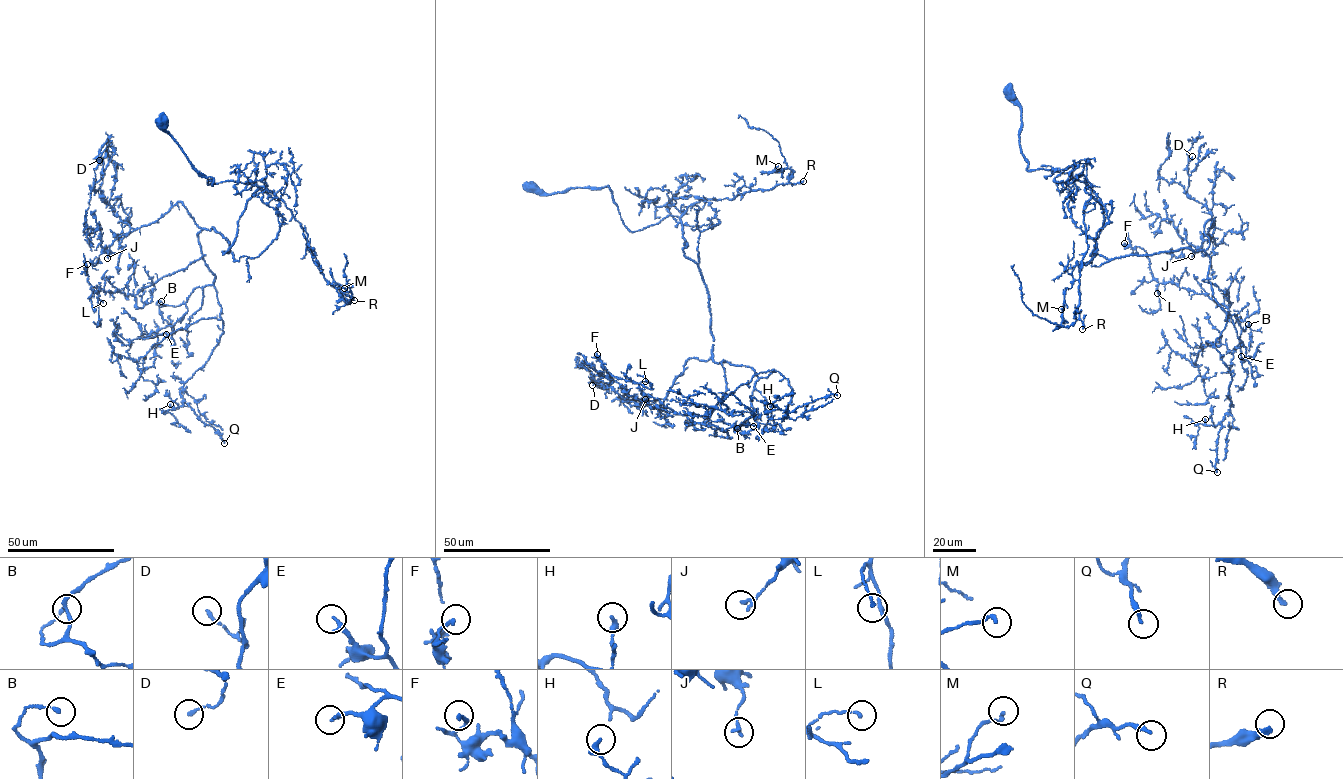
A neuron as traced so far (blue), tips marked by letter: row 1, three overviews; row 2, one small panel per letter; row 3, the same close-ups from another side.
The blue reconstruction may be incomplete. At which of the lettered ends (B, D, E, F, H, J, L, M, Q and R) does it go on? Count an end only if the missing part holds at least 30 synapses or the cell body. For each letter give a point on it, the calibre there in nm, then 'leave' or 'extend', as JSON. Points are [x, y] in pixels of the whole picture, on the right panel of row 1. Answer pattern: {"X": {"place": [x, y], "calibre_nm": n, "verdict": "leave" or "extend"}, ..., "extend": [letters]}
{"B": {"place": [1248, 324], "calibre_nm": 160, "verdict": "leave"}, "D": {"place": [1192, 156], "calibre_nm": 170, "verdict": "leave"}, "E": {"place": [1241, 356], "calibre_nm": 220, "verdict": "leave"}, "F": {"place": [1124, 243], "calibre_nm": 170, "verdict": "leave"}, "H": {"place": [1205, 419], "calibre_nm": 240, "verdict": "leave"}, "J": {"place": [1191, 256], "calibre_nm": 190, "verdict": "leave"}, "L": {"place": [1157, 293], "calibre_nm": 150, "verdict": "leave"}, "M": {"place": [1061, 309], "calibre_nm": 170, "verdict": "leave"}, "Q": {"place": [1217, 472], "calibre_nm": 220, "verdict": "leave"}, "R": {"place": [1082, 329], "calibre_nm": 260, "verdict": "extend"}, "extend": ["R"]}

